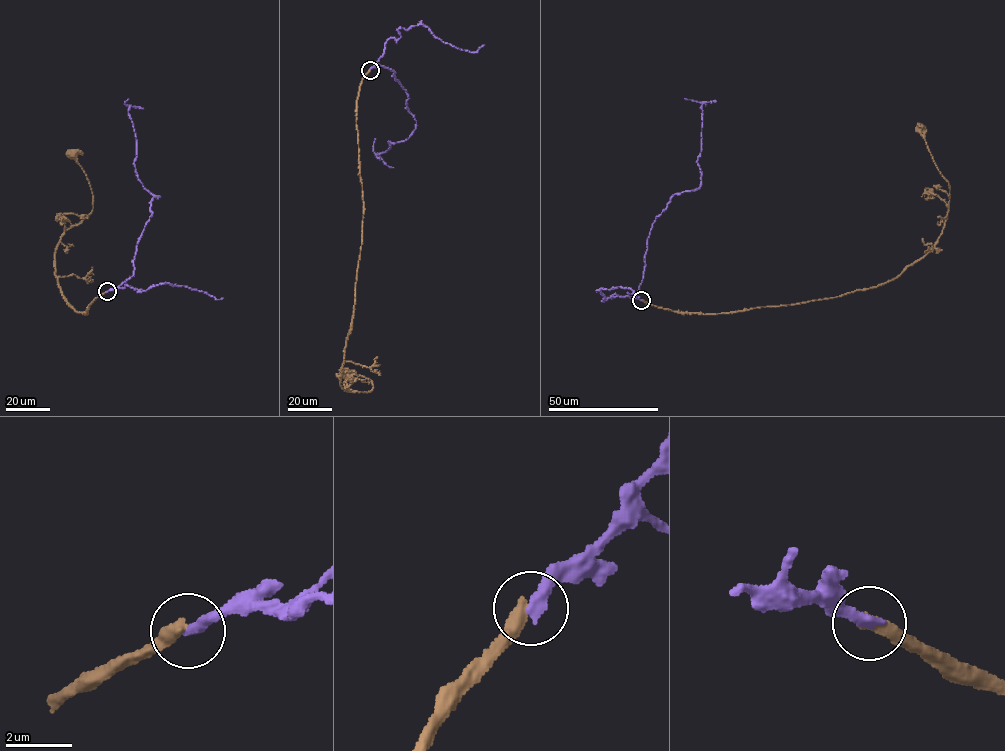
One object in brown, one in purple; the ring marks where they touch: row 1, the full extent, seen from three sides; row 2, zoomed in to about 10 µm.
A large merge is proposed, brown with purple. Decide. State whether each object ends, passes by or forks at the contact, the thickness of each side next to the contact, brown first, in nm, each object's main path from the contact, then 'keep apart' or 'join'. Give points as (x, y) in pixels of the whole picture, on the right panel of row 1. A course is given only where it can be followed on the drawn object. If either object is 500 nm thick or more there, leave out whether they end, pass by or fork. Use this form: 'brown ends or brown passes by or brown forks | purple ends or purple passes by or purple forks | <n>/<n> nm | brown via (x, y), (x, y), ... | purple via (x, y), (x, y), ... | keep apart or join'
brown ends | purple ends | 440/360 nm | brown via (641, 300), (685, 313), (735, 313), (840, 296), (896, 277), (933, 247), (948, 208), (950, 185), (919, 127) | purple via (641, 300), (636, 296), (643, 280), (652, 224), (674, 194), (700, 186), (697, 157), (702, 102), (685, 98) | keep apart

